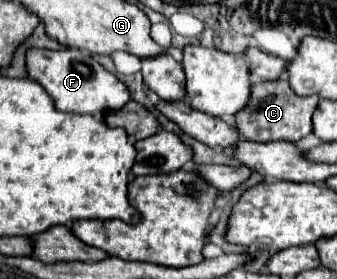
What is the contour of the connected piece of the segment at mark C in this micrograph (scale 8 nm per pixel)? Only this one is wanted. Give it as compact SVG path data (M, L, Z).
M281 77L277 81L265 81L265 83L255 83L251 101L249 105L239 111L237 117L237 129L241 137L249 141L299 141L311 133L311 115L317 107L319 99L313 97L299 97L291 91L287 77Z

